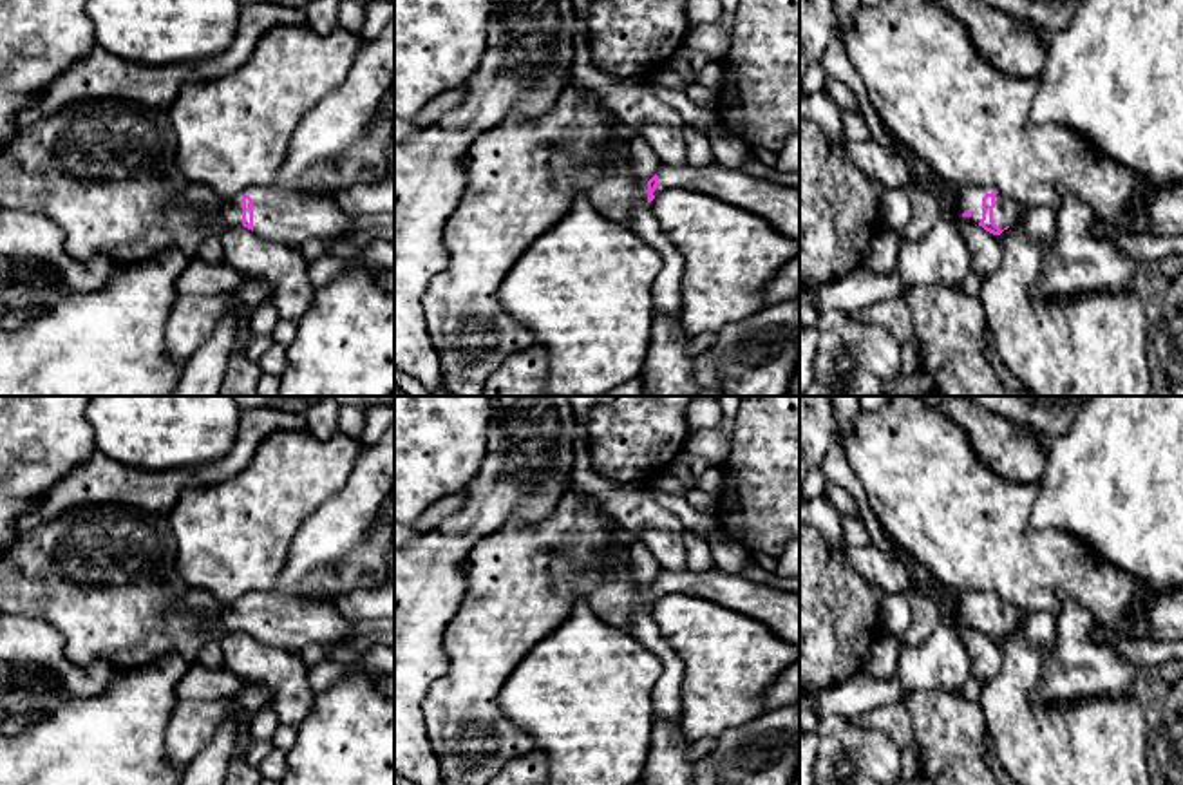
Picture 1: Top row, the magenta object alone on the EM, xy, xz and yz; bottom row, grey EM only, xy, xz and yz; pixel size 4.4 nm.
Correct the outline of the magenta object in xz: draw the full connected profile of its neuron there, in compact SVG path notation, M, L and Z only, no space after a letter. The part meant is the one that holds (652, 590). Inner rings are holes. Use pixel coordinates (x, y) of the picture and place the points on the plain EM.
M570 487L548 517L537 523L506 521L496 534L485 535L461 564L465 595L443 633L449 667L431 686L423 702L425 729L440 760L443 785L488 785L510 760L535 749L534 738L501 711L499 691L530 649L568 619L579 599L586 599L606 622L629 631L629 613L635 608L651 608L669 593L684 593L754 617L778 637L800 648L800 593L781 591L742 573L720 570L662 570L648 588L639 586L633 581L629 546L617 543L615 534L606 528L611 517L602 510L588 510L584 499L586 492Z

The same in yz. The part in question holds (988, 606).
M962 591L959 608L962 622L993 640L1000 640L1022 622L1022 611L993 593Z

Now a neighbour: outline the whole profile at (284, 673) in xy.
M233 631L219 644L224 667L271 691L271 707L280 725L298 727L308 718L317 693L308 678L311 667L300 655L264 646L244 631Z

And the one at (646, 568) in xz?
M637 539L629 546L629 557L631 557L633 581L639 586L648 588L658 577L658 573L662 572L662 566L653 557L653 553L648 548L648 544L642 543L640 539Z

